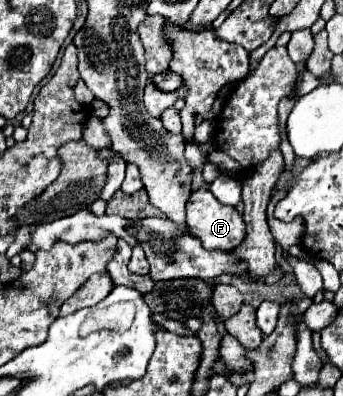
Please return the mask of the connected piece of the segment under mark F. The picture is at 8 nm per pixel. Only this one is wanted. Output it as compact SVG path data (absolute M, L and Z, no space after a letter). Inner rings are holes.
M208 189L192 191L186 203L186 225L192 231L192 235L196 235L202 241L204 249L222 249L222 251L236 249L236 245L244 241L244 233L246 233L242 215L234 207L222 205Z

